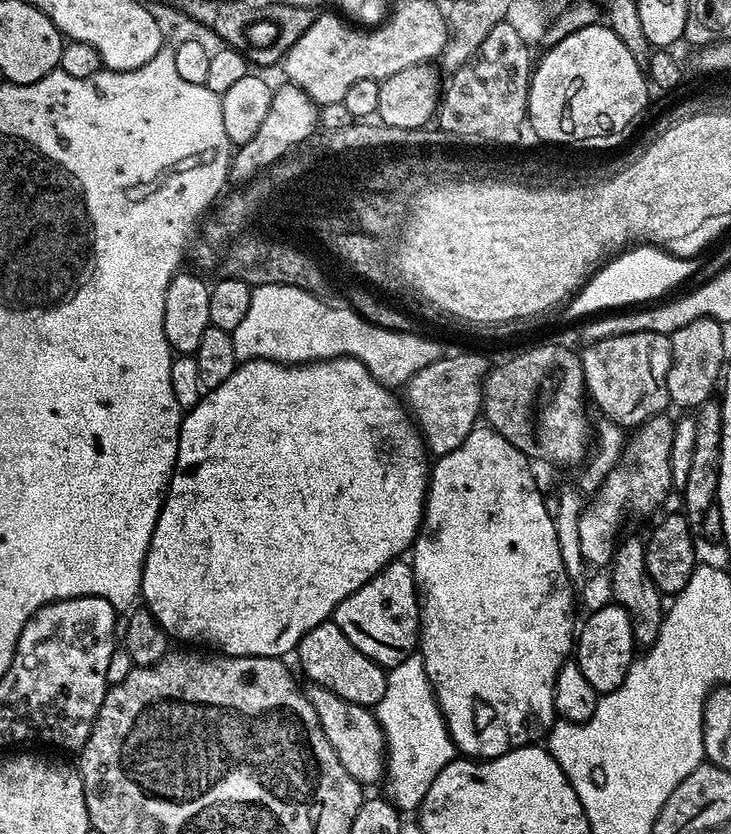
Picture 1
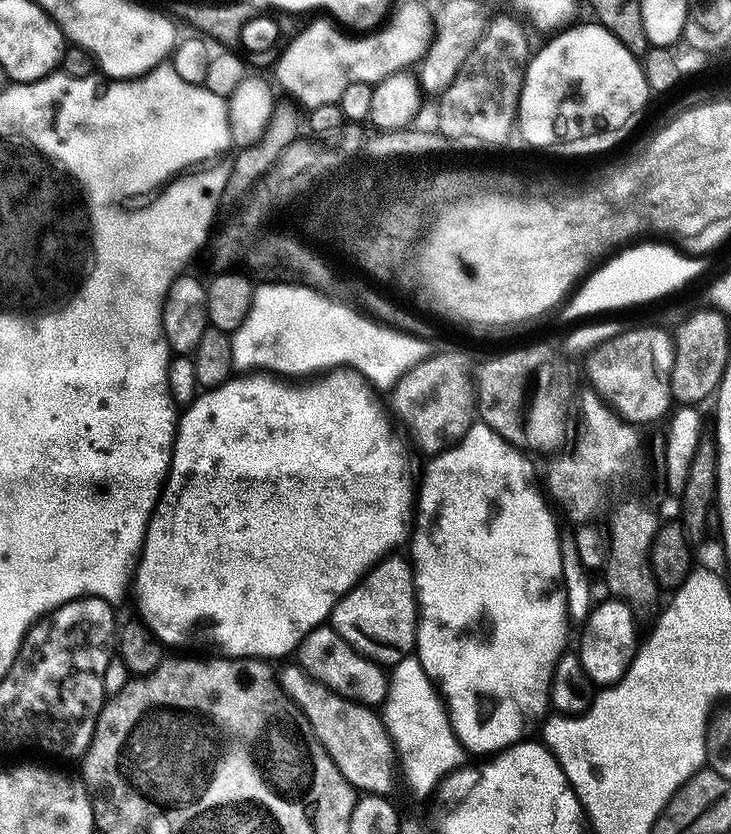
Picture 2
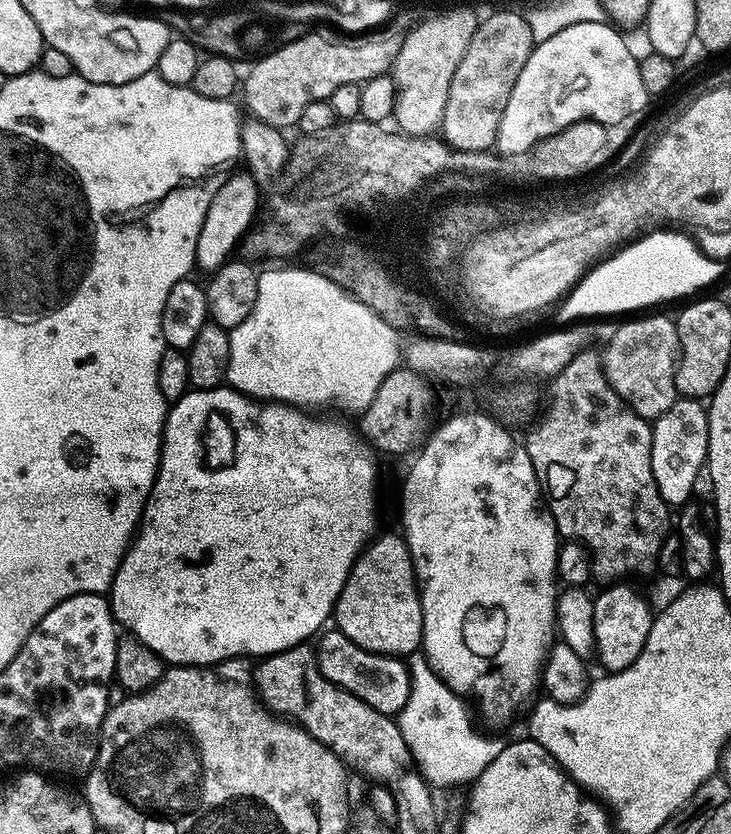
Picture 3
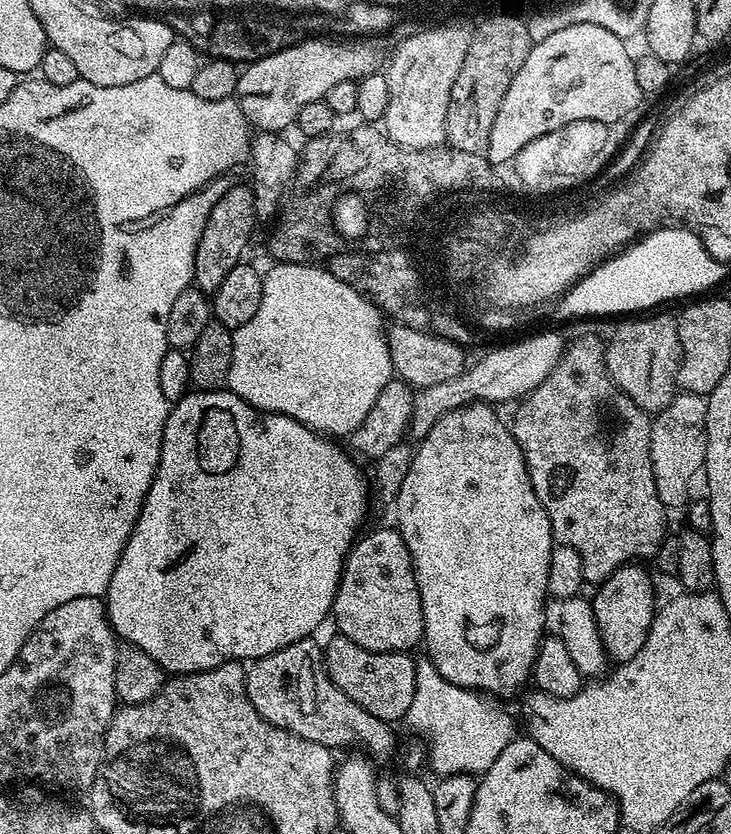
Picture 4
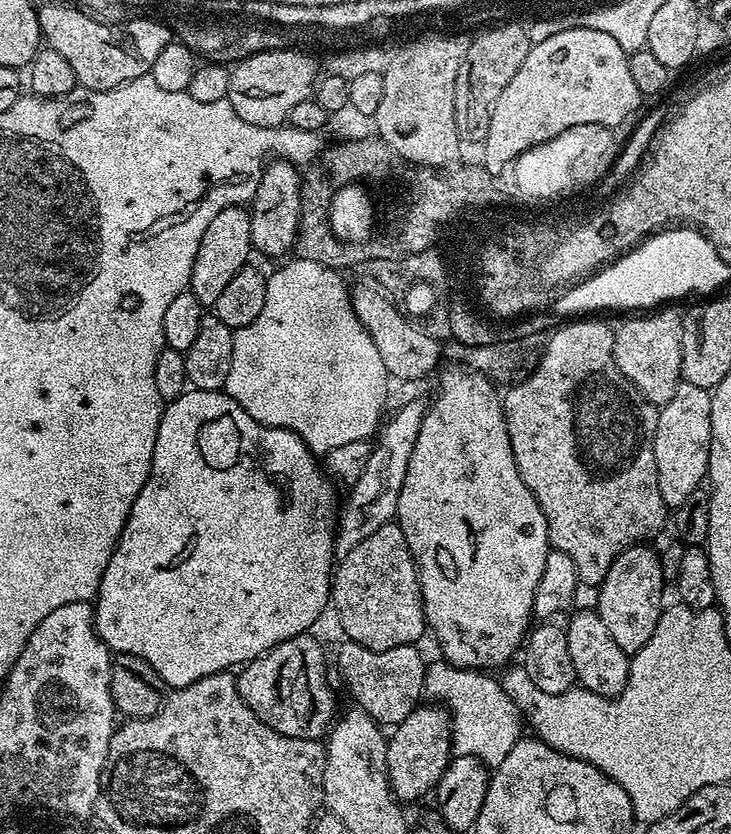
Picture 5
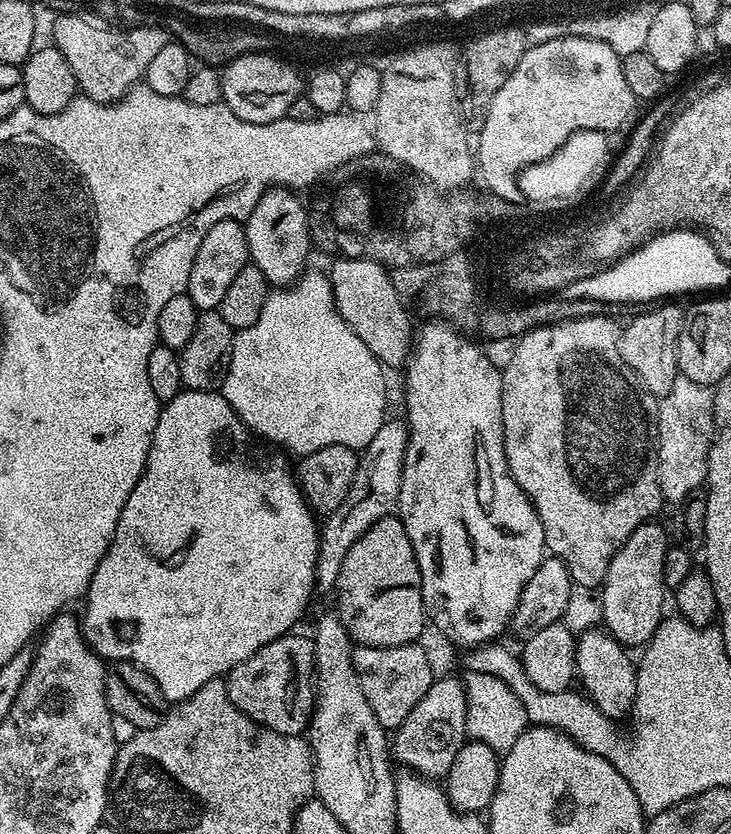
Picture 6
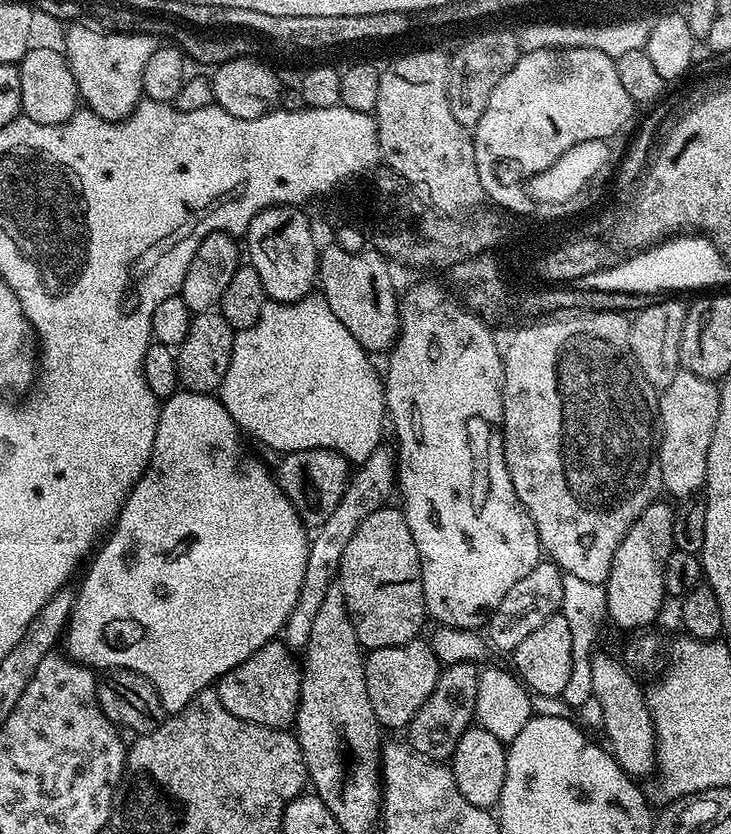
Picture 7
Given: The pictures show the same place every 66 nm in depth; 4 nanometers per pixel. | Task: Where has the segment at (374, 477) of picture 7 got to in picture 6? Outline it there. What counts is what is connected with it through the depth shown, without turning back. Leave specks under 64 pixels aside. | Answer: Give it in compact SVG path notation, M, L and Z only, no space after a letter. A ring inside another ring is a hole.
M385 419L384 424L370 438L368 445L359 453L358 470L354 470L354 482L346 490L346 498L342 498L342 506L323 517L319 525L320 541L318 542L318 558L316 559L316 592L335 593L338 573L342 570L342 558L350 551L350 546L374 526L383 516L393 515L400 499L402 486L402 466L404 451L408 445L408 425L403 419Z

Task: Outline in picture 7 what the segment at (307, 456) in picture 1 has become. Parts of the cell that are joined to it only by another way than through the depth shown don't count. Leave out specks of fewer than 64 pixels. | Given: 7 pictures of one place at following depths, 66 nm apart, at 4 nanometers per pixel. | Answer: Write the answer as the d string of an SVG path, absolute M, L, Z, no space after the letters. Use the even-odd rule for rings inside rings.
M178 390L161 403L152 457L148 459L148 466L140 480L124 499L120 515L107 533L108 541L105 544L103 541L91 557L92 565L90 560L87 565L88 573L85 574L84 581L78 584L76 601L72 614L68 617L67 655L93 670L125 668L142 674L158 690L158 698L162 698L162 706L168 714L182 711L199 692L211 689L220 677L234 670L234 666L246 662L246 658L250 658L262 646L273 643L283 629L286 618L290 618L290 610L294 610L298 594L302 590L302 574L306 574L310 543L309 529L300 521L300 515L280 489L270 468L264 464L240 464L240 439L242 433L239 426L233 422L226 406L215 395Z

